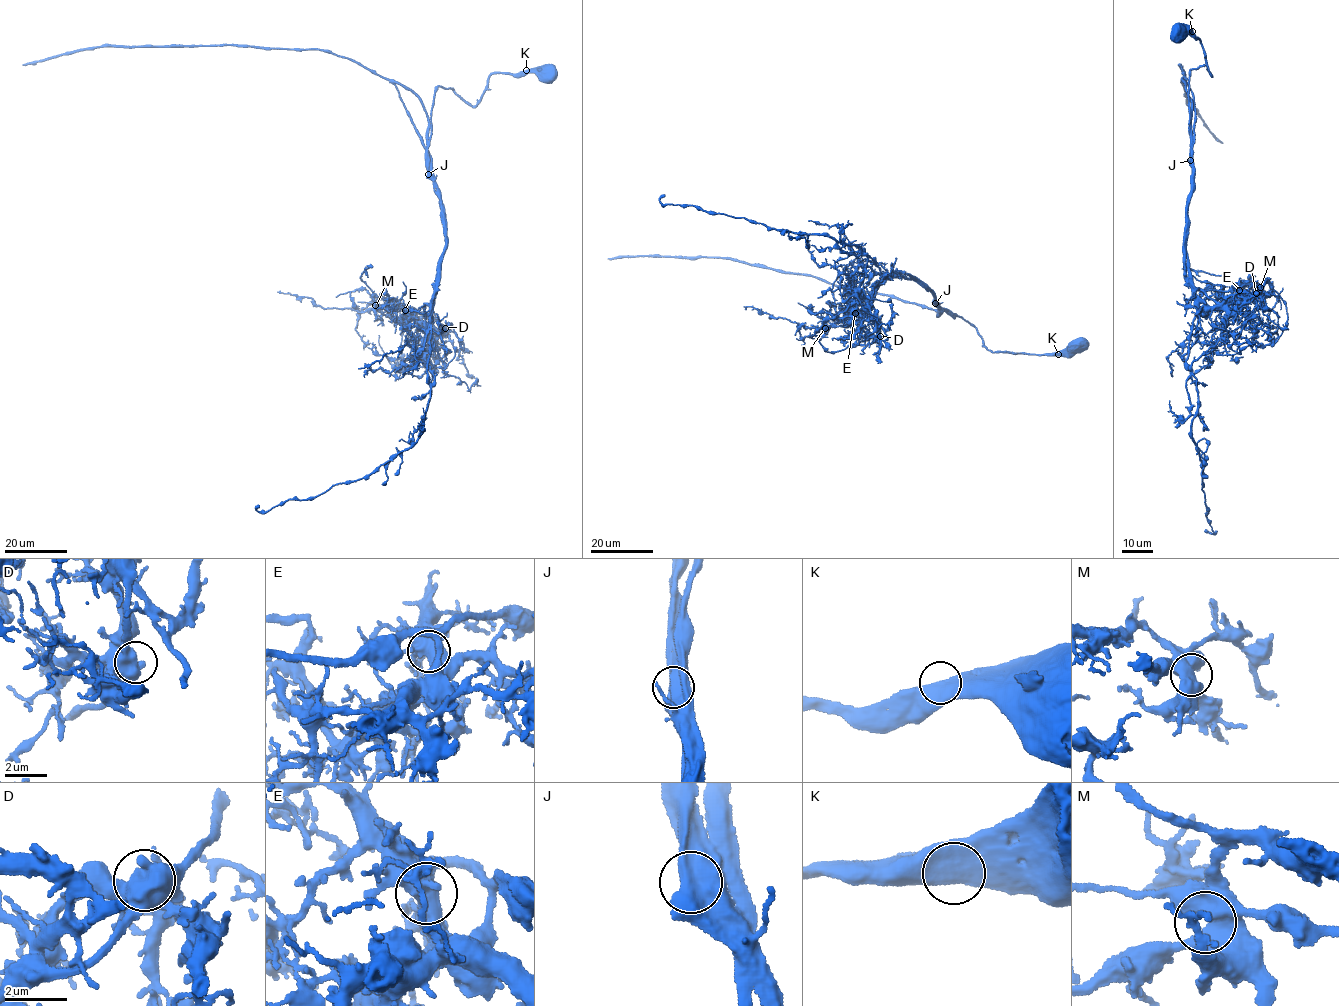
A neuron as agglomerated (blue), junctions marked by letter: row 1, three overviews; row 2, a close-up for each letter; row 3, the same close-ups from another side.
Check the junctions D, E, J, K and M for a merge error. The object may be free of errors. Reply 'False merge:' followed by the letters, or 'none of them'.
False merge: none of them

